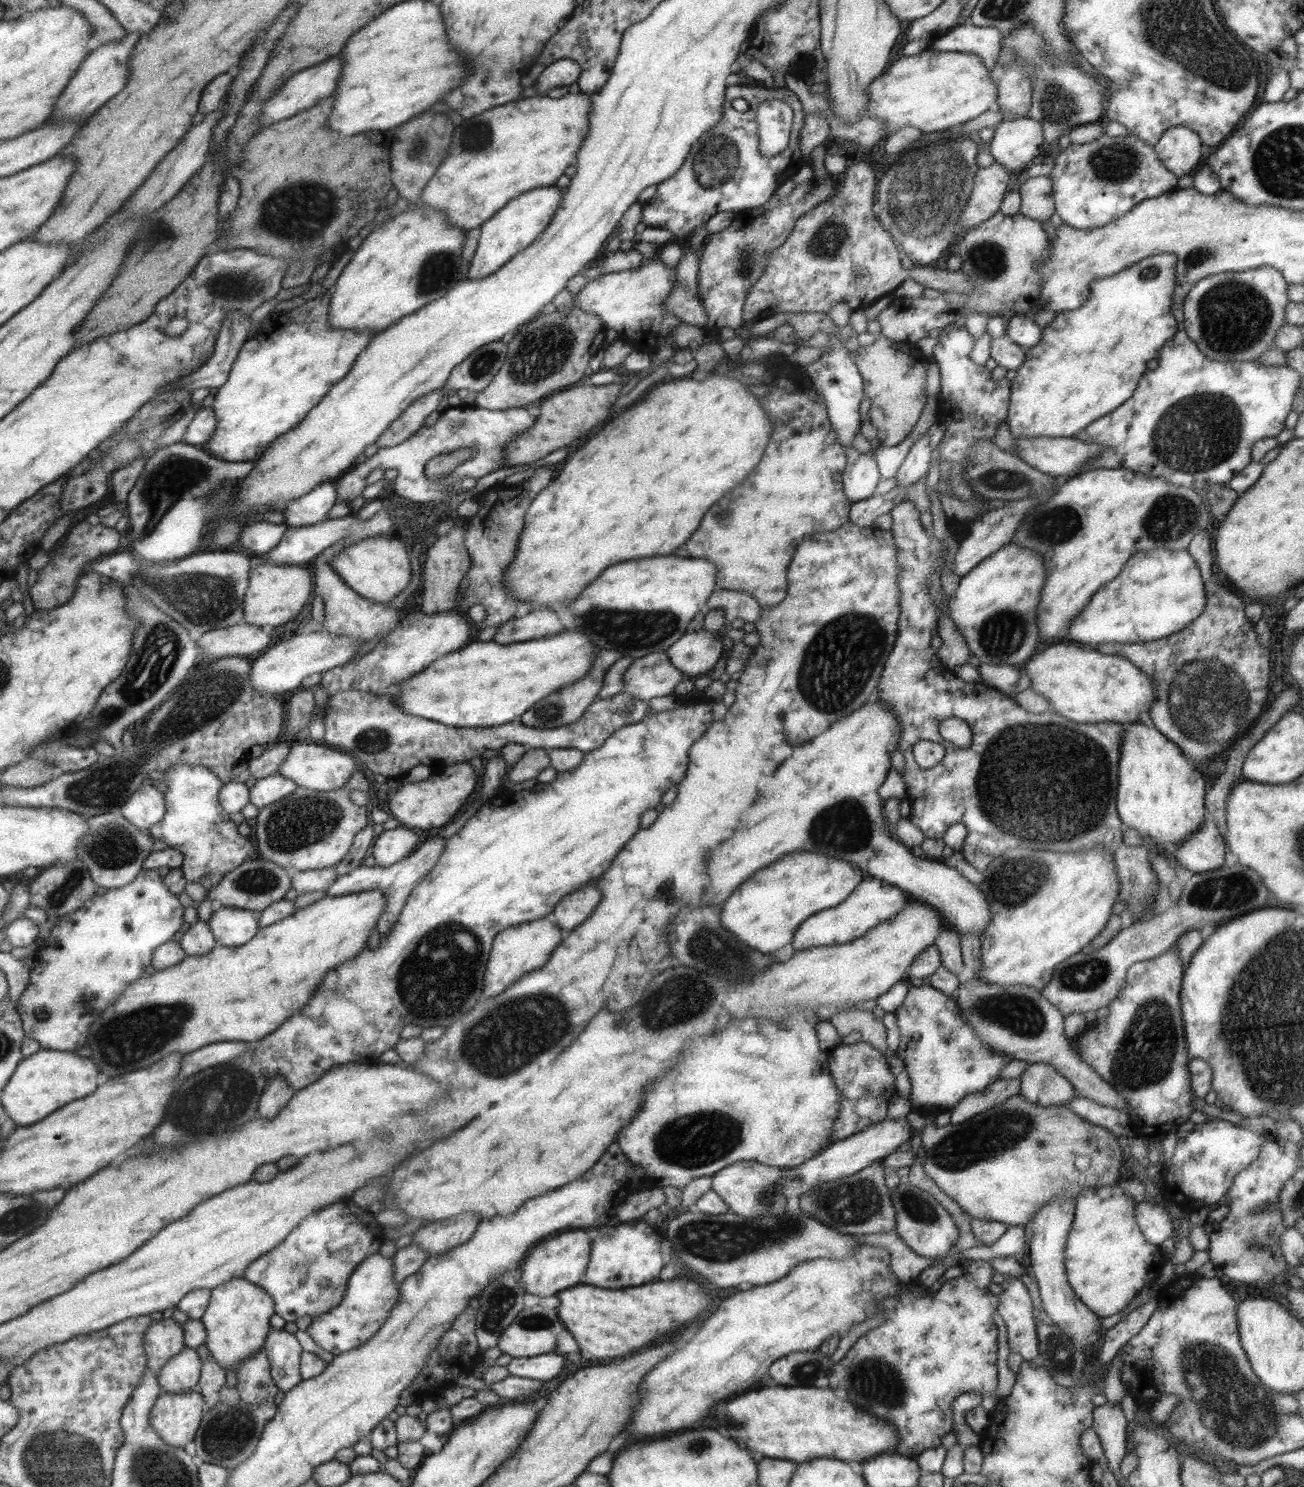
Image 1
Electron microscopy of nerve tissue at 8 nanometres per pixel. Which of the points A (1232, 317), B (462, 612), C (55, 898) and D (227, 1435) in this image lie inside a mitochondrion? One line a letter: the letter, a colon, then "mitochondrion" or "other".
A: mitochondrion
B: other
C: mitochondrion
D: mitochondrion

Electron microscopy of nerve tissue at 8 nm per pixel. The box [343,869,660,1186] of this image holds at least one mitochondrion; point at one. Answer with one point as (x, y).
(541, 1014)

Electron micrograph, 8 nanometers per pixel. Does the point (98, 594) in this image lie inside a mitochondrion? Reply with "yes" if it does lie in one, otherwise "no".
no

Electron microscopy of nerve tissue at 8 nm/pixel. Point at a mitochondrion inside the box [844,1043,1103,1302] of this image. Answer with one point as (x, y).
(984, 1138)

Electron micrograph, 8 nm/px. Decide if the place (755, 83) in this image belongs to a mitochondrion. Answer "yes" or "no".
no

